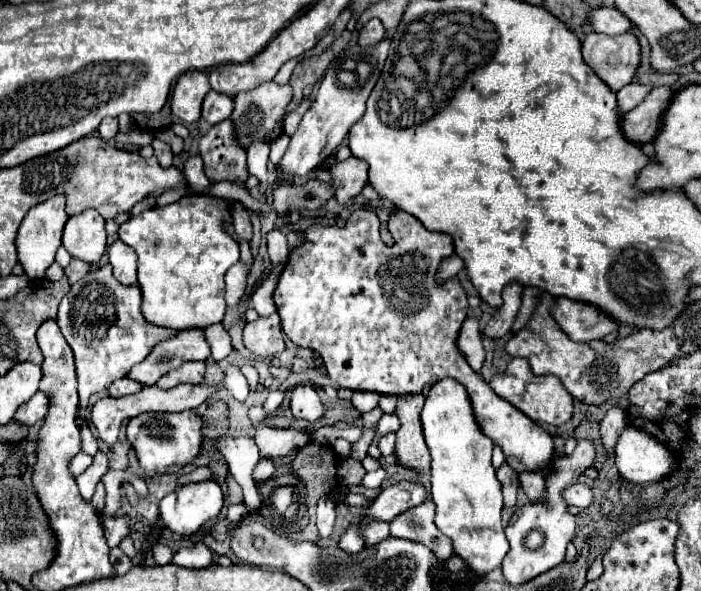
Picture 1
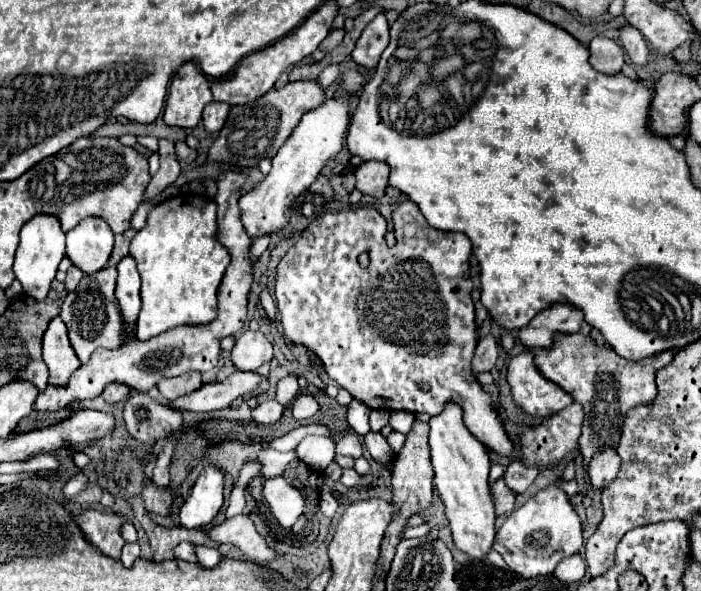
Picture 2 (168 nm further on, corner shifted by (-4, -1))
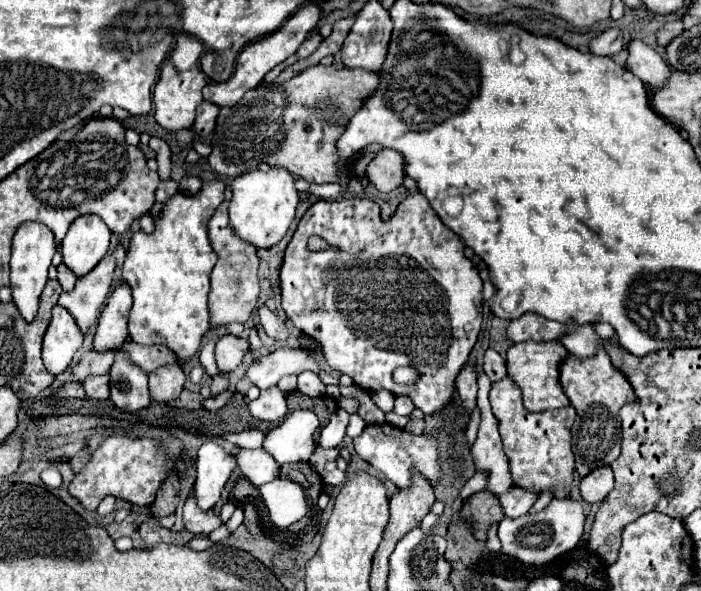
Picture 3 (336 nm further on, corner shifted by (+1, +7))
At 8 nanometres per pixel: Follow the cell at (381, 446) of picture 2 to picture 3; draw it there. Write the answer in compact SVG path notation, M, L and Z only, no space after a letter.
M352 414L352 416L350 416L350 422L348 422L348 428L346 428L346 434L348 434L350 438L356 438L362 428L364 428L364 420L362 420L358 414Z

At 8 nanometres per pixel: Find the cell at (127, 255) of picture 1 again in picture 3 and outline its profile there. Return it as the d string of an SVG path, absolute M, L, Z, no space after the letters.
M122 282L112 292L106 308L100 314L92 350L110 352L110 350L118 350L126 342L130 308L132 308L132 290L126 282Z

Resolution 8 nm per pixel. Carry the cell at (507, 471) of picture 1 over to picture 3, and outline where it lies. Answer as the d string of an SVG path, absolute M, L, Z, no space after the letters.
M478 492L474 496L470 496L462 510L460 510L460 516L472 524L472 532L474 532L474 538L476 540L486 540L486 530L488 526L496 520L496 516L500 516L500 520L504 518L502 514L502 508L498 504L498 498L492 496L490 492Z

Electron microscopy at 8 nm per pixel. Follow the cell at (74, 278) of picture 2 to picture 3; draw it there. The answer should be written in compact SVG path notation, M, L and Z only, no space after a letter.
M64 264L58 266L58 282L60 282L60 286L62 286L64 292L70 292L70 290L74 288L76 280L78 280L78 278L76 278L76 274L74 274L72 270L68 270Z

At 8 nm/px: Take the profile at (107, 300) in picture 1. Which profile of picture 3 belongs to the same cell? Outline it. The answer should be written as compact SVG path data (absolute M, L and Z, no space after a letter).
M106 254L92 272L78 278L76 288L72 292L62 292L62 296L58 300L58 304L64 306L76 318L76 322L84 334L94 324L94 320L110 292L114 268L116 268L116 258L112 254Z

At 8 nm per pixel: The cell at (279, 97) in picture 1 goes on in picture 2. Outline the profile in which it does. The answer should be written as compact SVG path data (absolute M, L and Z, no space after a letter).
M301 80L301 82L289 82L283 88L273 88L269 94L249 104L233 106L223 130L209 148L209 158L215 162L241 168L251 168L257 166L263 158L273 158L279 146L283 146L287 136L299 124L301 116L323 104L323 96L325 90L317 84L317 80Z

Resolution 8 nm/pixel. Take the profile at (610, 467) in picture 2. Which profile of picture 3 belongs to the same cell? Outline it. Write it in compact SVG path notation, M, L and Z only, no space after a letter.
M610 466L596 468L594 472L590 472L580 482L582 500L588 502L588 504L602 502L612 492L612 488L614 488L614 474L612 474L612 468Z

